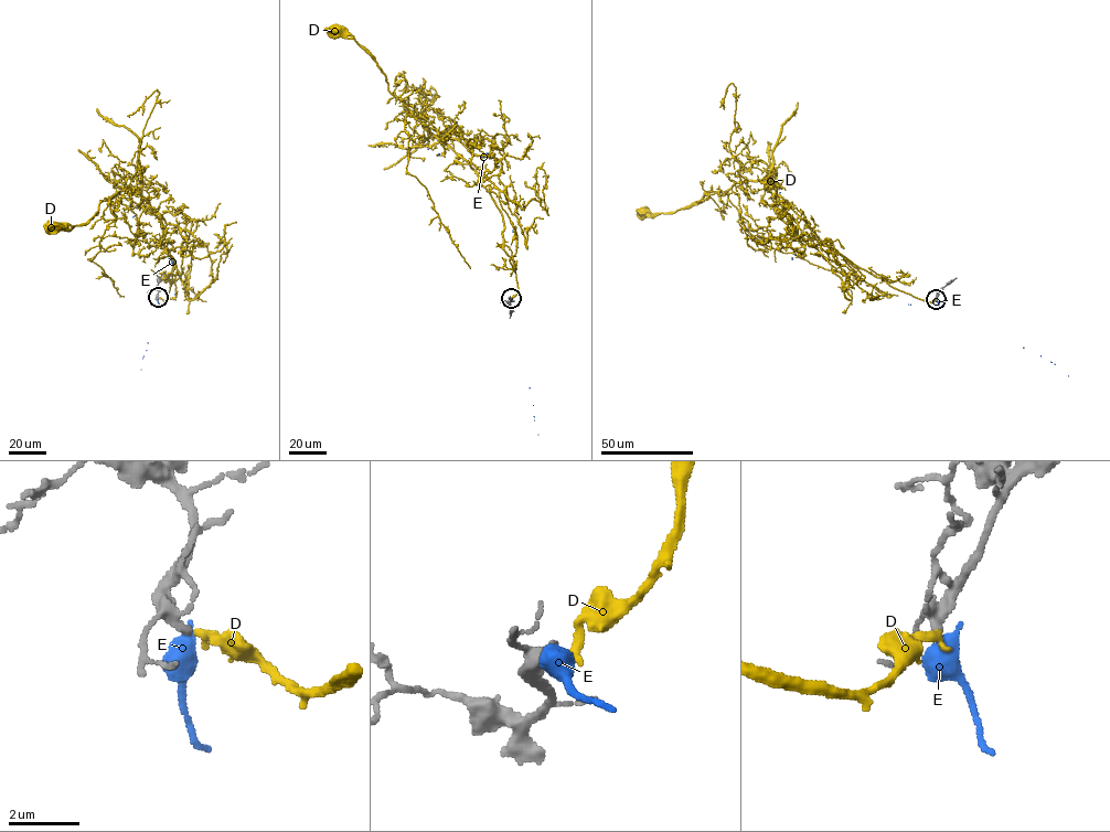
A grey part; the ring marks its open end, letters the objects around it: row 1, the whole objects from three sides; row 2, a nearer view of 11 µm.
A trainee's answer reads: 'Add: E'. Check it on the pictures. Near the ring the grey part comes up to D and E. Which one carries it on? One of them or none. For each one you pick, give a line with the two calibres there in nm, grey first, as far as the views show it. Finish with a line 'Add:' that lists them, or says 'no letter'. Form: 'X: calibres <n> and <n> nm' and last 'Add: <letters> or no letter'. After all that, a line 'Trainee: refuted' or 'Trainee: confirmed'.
D: calibres 190 and 240 nm
Add: D
Trainee: refuted

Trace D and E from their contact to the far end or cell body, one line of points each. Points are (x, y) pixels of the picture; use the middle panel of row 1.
D: (511, 299), (516, 281), (502, 213), (477, 173), (388, 89), (352, 35), (338, 31)
E: (511, 299), (512, 231), (439, 153), (427, 148)

